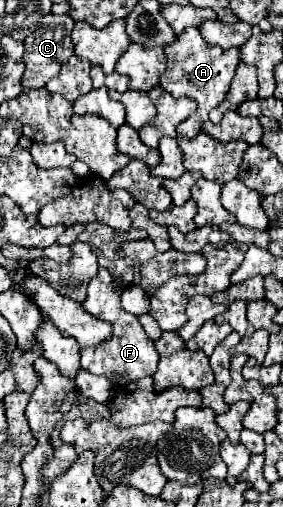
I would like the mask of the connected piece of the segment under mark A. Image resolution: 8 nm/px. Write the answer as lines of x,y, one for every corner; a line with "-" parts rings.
189,27
179,35
179,39
173,45
165,47
167,55
167,69
161,77
161,85
167,87
173,95
189,95
199,103
199,111
179,123
177,135
183,135
187,139
193,139
201,131
201,123
209,119
209,111
217,107
217,103
223,103
229,83
235,75
235,67
239,65
239,49
221,49
221,47
209,47
201,39
201,33
197,27

